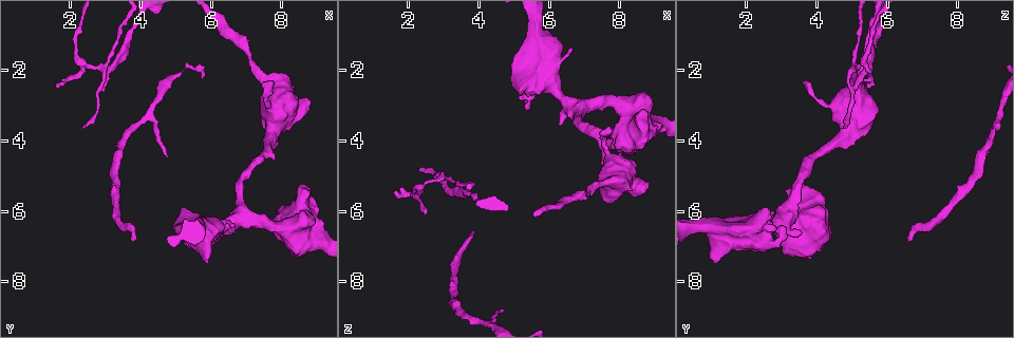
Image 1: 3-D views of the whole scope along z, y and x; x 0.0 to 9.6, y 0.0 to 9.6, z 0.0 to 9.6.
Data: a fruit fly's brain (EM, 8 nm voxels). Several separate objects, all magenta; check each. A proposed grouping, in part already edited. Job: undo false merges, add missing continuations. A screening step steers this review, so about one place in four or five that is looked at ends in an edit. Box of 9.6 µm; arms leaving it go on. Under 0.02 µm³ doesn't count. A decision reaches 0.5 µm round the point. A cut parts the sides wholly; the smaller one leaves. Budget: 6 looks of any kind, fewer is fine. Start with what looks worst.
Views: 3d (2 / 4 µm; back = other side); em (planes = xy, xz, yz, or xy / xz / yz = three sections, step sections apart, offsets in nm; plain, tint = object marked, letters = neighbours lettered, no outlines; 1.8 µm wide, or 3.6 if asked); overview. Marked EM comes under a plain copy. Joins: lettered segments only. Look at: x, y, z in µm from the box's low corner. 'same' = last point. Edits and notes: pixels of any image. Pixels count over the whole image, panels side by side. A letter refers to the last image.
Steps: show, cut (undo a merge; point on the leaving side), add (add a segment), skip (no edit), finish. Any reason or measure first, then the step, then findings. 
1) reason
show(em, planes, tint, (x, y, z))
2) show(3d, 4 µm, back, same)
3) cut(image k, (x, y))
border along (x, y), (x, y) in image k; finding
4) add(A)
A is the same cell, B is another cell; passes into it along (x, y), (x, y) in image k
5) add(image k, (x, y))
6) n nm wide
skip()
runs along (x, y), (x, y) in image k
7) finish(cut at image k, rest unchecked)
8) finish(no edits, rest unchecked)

end of a long branch
show(3d, 2 µm, (3.80, 6.80, 6.60))

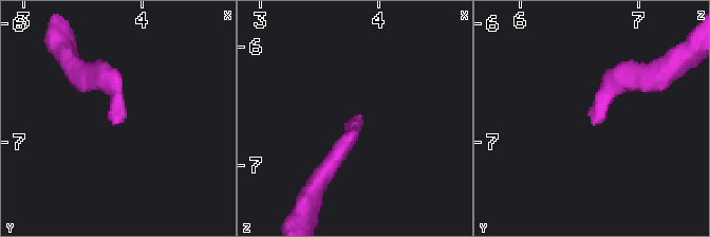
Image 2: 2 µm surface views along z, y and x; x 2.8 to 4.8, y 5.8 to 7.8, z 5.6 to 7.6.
show(em, xy, step 4, tint, (3.82, 6.84, 6.62))

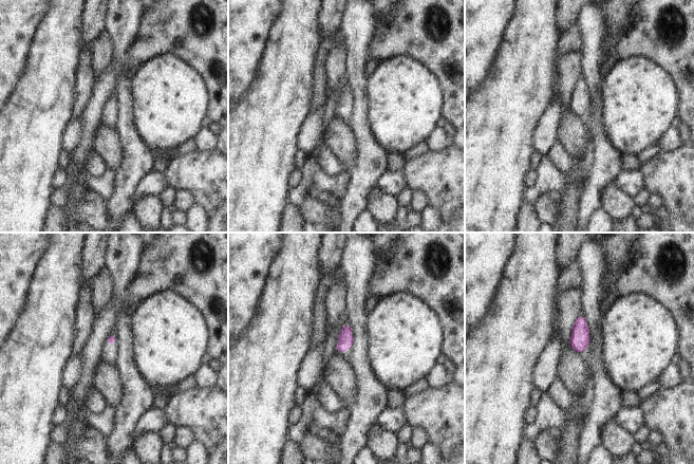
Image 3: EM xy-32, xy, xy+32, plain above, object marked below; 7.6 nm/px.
show(em, planes, letters, same)

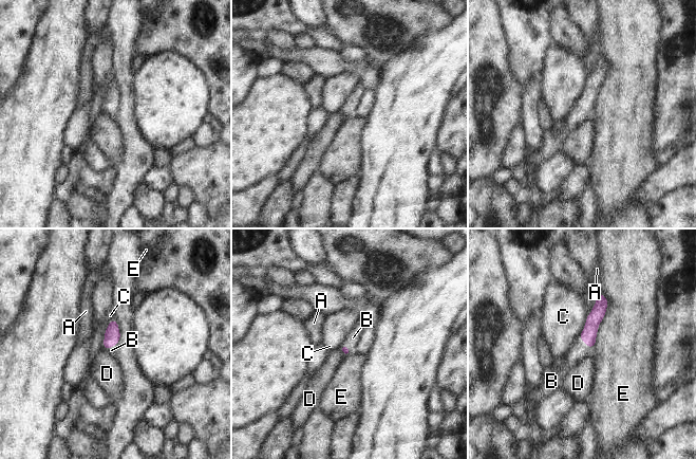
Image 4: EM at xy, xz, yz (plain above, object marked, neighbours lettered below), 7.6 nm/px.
E touches over 440 nm
add(B)
B is the same cell, A, C, D and E are other cells; it goes on there

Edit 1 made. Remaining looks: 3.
stops while still wide
show(3d, 2 µm, (6.30, 6.70, 3.55))

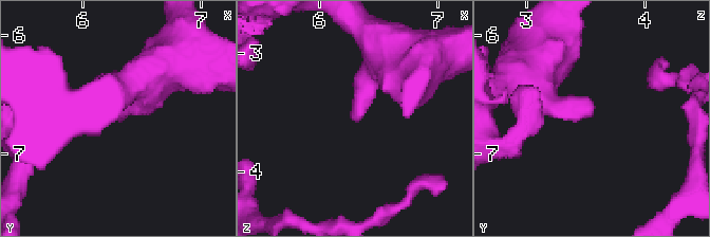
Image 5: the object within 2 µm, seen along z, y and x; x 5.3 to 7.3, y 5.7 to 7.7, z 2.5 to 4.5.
show(em, planes, letters, (6.30, 6.64, 3.58))

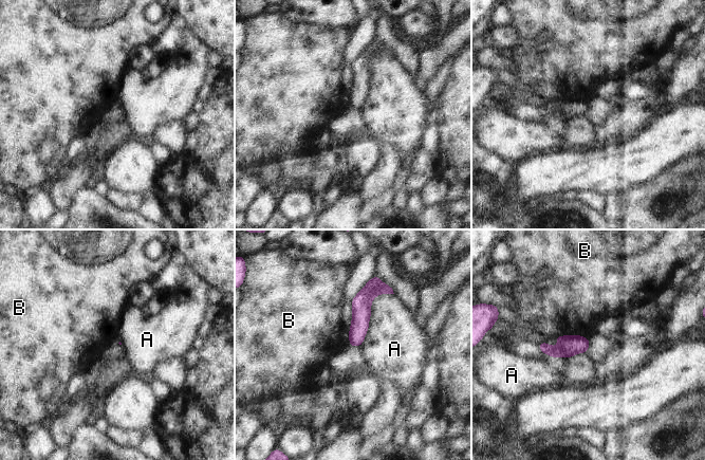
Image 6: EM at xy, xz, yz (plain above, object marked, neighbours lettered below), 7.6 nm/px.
skip()
A and B are other cells; border along (560, 333), (583, 335), (589, 341) in image 6; none of them fits

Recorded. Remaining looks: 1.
finish(add at image 4, rest unchecked)

